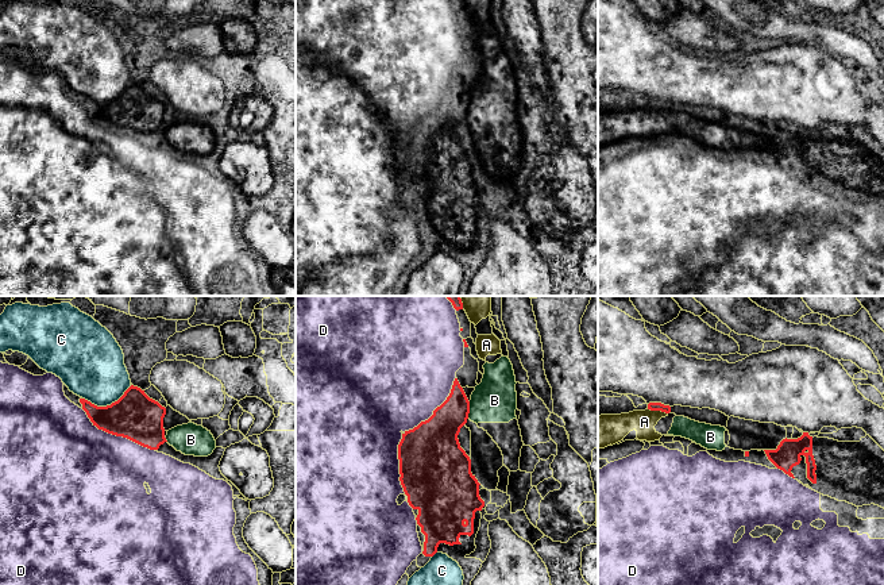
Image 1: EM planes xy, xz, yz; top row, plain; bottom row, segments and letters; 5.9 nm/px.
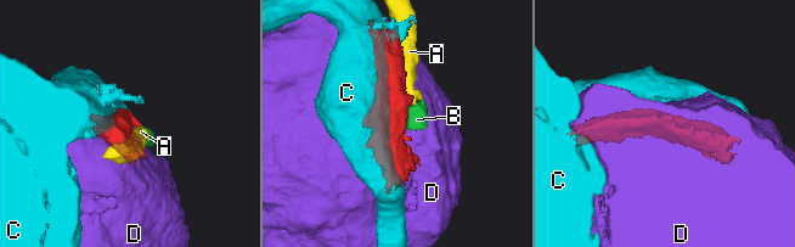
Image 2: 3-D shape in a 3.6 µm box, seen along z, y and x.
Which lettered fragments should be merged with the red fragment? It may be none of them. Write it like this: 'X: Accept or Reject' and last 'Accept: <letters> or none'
A: Reject
B: Reject
C: Reject
D: Reject
Accept: none

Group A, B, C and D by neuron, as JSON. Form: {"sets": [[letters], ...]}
{"sets": [["A", "B"], ["C"], ["D"]]}

